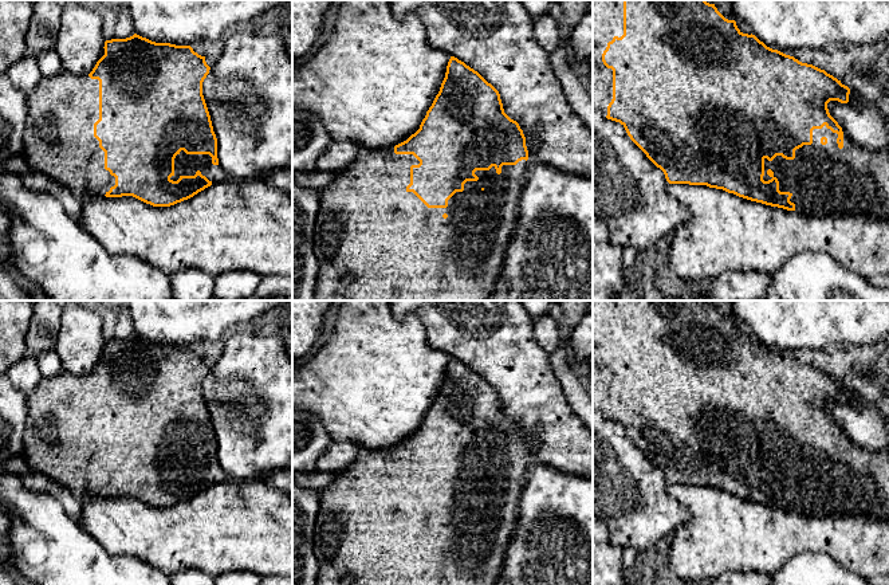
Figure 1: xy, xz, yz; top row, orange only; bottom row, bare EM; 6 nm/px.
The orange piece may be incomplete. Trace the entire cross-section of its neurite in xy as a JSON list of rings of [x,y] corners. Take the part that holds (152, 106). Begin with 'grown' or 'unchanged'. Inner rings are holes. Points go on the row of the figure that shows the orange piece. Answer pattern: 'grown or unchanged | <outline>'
grown | [[[137,34],[126,39],[106,40],[103,48],[105,55],[97,62],[90,74],[75,75],[62,70],[54,76],[42,76],[39,83],[27,94],[28,115],[23,133],[21,157],[28,168],[58,181],[79,201],[82,201],[86,195],[106,197],[133,196],[153,207],[174,205],[193,197],[212,184],[229,178],[227,172],[219,165],[217,138],[202,95],[202,82],[211,70],[205,62],[205,56],[194,52],[190,46],[156,43]]]

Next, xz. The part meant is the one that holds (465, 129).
grown | [[[451,56],[440,91],[420,129],[406,141],[382,150],[358,146],[354,162],[334,174],[333,182],[320,192],[314,239],[314,251],[319,263],[315,301],[487,301],[495,290],[514,229],[519,196],[527,174],[527,160],[528,150],[523,130],[504,113],[499,91],[477,71]]]

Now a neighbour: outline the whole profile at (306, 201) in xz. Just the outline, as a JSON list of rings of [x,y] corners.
[[[292,180],[292,301],[315,301],[319,263],[314,251],[314,239],[319,196],[318,191],[302,188]]]

